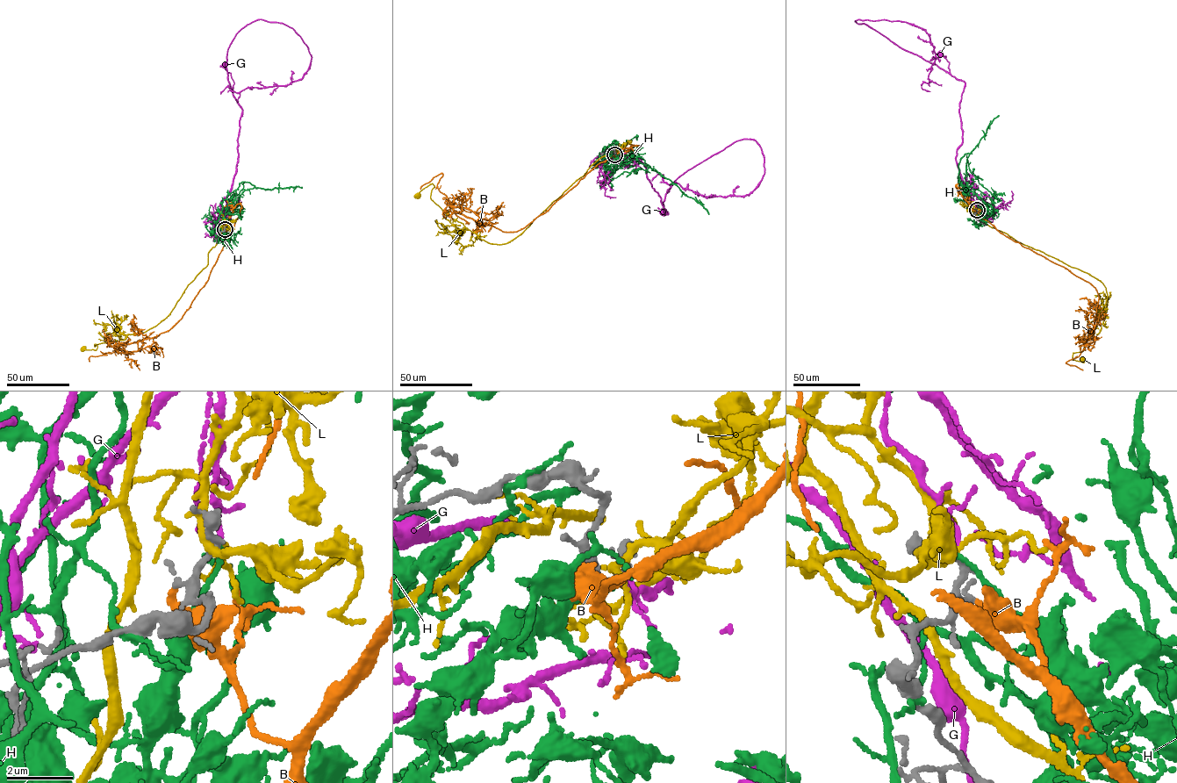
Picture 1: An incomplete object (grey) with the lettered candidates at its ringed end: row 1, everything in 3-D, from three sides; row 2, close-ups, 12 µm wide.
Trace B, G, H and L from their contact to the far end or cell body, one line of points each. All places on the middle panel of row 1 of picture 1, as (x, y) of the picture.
B: (613, 154), (549, 210), (515, 231), (501, 231), (456, 211), (437, 188), (441, 173), (420, 188)
G: (615, 154), (619, 159), (633, 159), (642, 163), (667, 214), (663, 208), (668, 212), (663, 212)
H: (615, 154), (606, 158), (620, 147), (660, 173), (632, 155), (615, 170), (613, 167), (620, 162), (624, 166)
L: (615, 154), (598, 160), (523, 233), (501, 244), (481, 239), (448, 215), (430, 197), (433, 183), (417, 196)

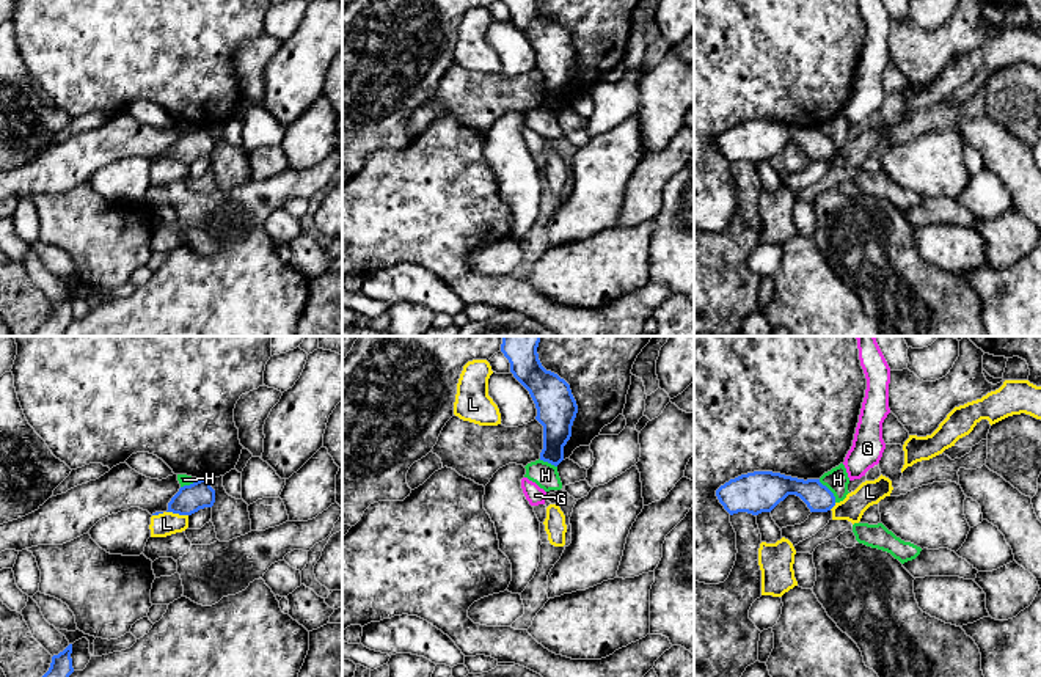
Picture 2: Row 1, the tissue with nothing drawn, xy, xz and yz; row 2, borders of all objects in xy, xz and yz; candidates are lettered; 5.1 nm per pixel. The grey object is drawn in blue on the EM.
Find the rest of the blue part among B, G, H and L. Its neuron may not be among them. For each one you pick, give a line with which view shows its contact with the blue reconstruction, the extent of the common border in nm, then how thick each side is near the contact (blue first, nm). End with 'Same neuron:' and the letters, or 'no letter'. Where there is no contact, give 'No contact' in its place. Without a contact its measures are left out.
Same neuron: no letter

